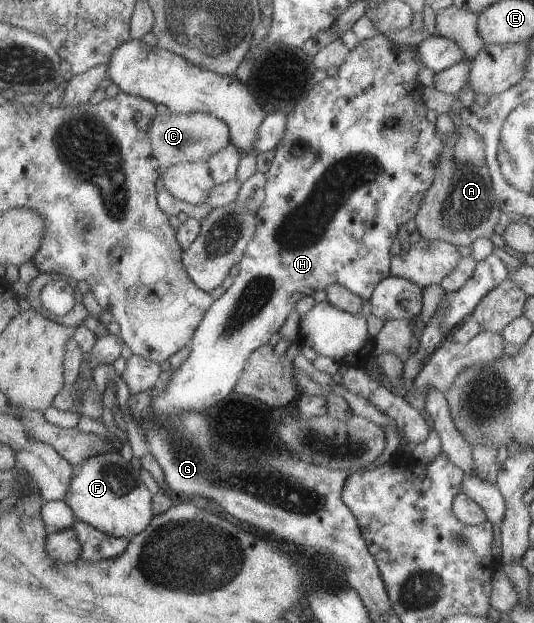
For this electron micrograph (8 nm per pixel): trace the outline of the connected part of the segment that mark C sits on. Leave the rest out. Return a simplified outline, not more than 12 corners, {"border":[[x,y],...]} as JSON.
{"border":[[199,112],[148,125],[161,169],[206,162],[230,142],[223,120]]}

